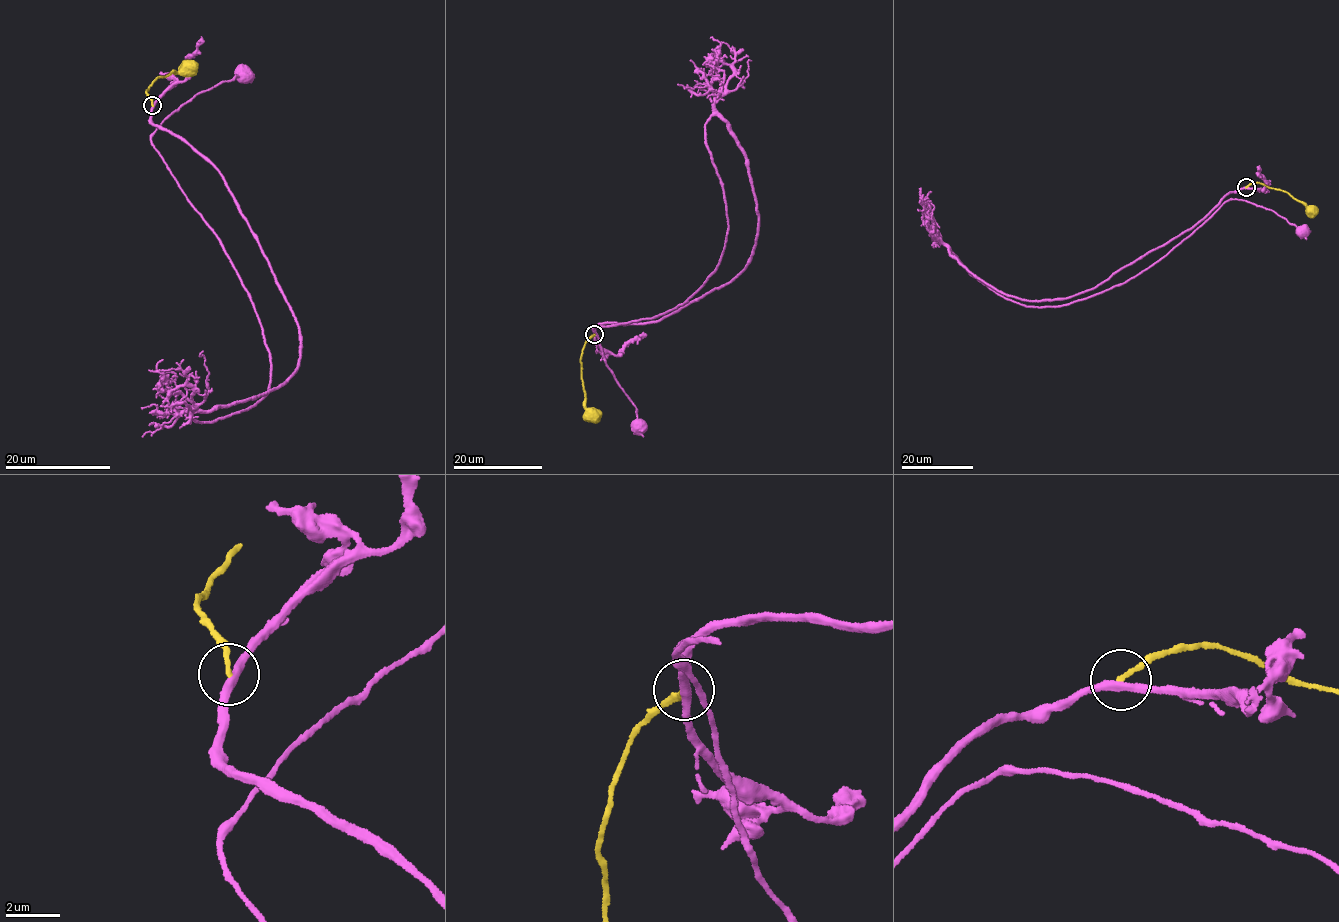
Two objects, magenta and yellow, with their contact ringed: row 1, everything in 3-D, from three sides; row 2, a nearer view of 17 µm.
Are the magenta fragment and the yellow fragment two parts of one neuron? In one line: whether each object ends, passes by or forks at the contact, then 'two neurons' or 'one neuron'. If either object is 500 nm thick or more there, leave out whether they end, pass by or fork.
magenta passes by | yellow ends | two neurons

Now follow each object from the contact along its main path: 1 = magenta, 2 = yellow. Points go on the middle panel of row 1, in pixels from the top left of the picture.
1: (594, 335), (745, 266), (757, 205), (716, 115), (720, 263), (680, 305), (593, 328), (638, 426)
2: (594, 335), (585, 342), (580, 357), (584, 404), (593, 414)

